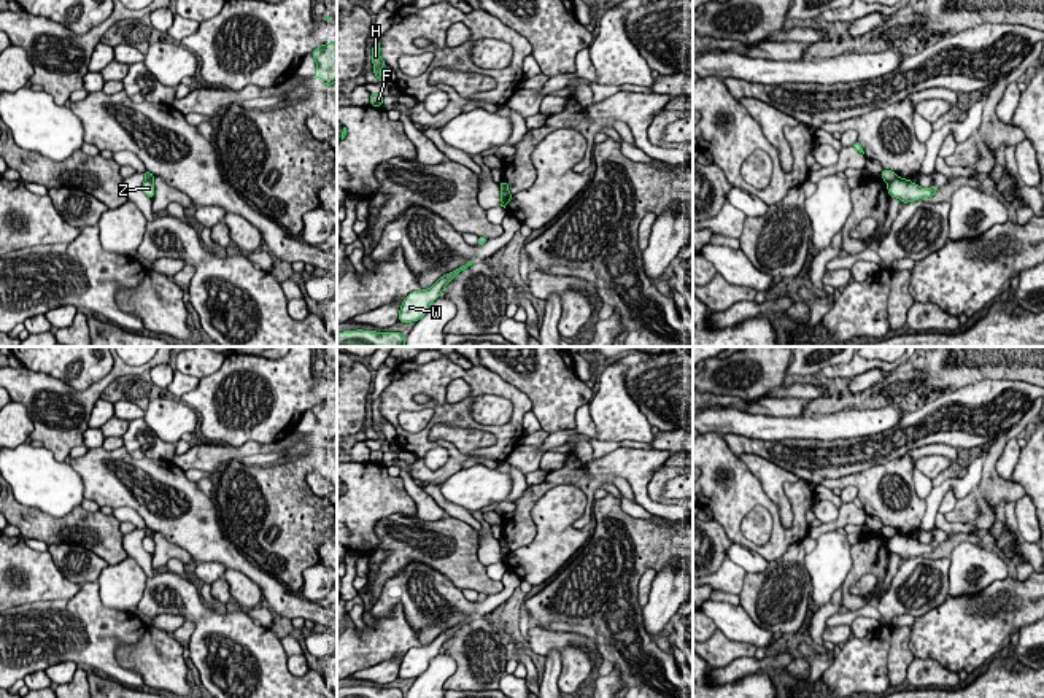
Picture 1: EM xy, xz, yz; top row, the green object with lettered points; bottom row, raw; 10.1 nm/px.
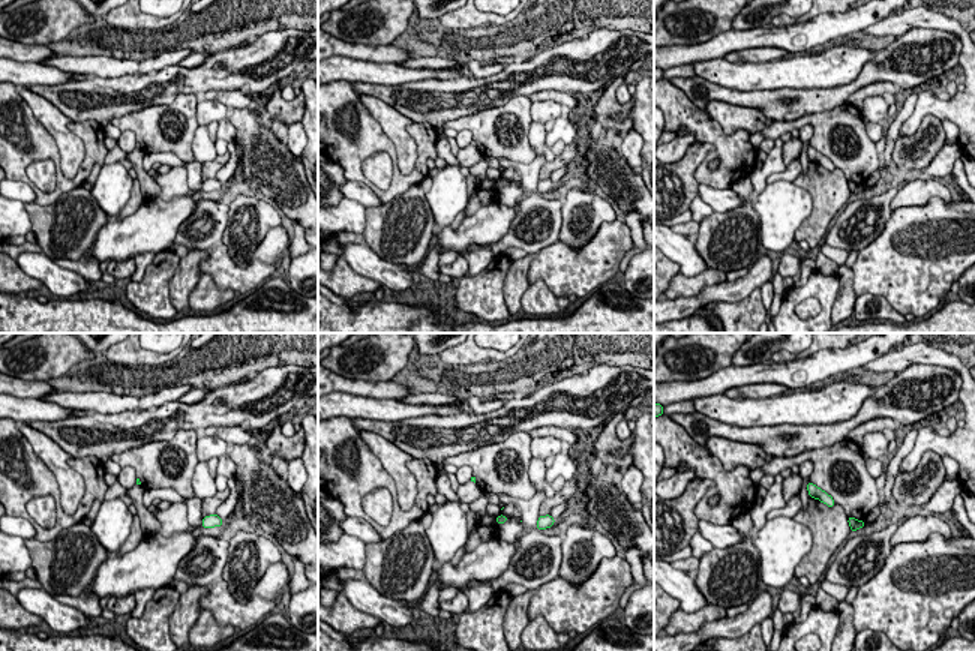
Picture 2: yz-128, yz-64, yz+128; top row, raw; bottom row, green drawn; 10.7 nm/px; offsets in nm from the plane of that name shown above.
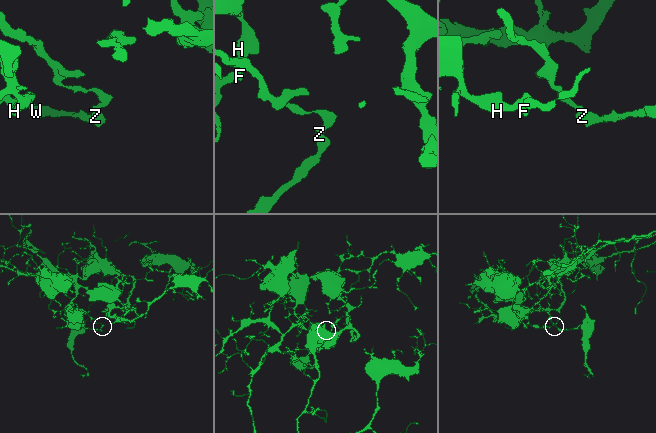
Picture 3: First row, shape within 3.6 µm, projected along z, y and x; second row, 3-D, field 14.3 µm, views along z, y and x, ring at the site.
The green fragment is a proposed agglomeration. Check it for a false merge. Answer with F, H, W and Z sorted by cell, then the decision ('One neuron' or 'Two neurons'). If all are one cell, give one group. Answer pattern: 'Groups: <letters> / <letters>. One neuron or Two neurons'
Groups: F H / W Z. Two neurons

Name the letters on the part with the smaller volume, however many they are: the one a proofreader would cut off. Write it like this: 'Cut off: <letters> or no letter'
Cut off: W, Z

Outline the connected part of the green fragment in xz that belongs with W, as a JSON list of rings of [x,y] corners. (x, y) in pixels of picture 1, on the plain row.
[[[469,617],[462,623],[440,633],[429,646],[410,649],[400,661],[399,677],[410,679],[418,677],[421,673],[424,673],[429,666],[431,658],[442,650],[447,639],[451,638],[459,628],[470,623],[472,620],[474,617]]]

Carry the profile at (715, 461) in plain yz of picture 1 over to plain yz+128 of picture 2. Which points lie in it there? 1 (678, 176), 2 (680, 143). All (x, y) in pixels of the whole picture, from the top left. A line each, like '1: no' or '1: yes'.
1: no
2: no

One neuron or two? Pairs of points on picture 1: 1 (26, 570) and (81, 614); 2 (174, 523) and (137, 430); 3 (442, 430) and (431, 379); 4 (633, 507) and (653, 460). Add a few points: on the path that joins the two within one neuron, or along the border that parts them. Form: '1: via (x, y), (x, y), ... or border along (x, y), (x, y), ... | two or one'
1: border along (81, 585), (70, 598), (37, 600), (26, 604) | two
2: border along (123, 445), (135, 458), (166, 458), (172, 461) | two
3: border along (474, 428), (437, 423), (428, 438) | two
4: border along (634, 501), (653, 515) | two

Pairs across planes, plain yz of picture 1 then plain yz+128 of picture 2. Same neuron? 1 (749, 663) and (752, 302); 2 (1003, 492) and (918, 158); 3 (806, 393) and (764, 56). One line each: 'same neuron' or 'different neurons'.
1: different neurons
2: same neuron
3: different neurons

